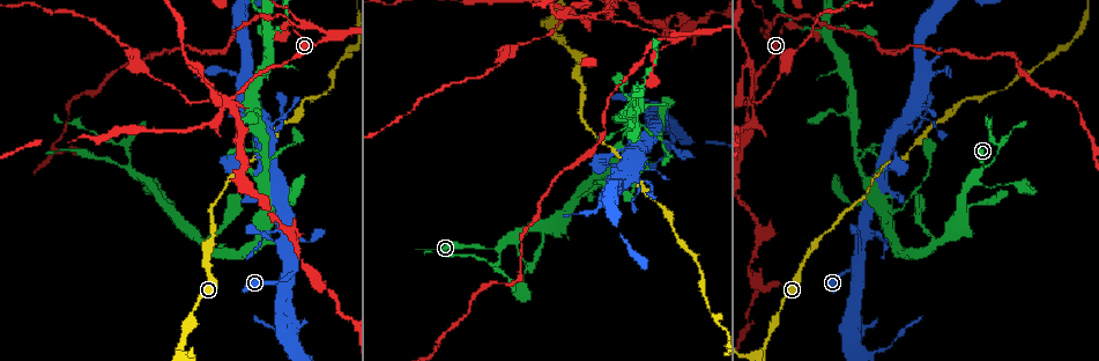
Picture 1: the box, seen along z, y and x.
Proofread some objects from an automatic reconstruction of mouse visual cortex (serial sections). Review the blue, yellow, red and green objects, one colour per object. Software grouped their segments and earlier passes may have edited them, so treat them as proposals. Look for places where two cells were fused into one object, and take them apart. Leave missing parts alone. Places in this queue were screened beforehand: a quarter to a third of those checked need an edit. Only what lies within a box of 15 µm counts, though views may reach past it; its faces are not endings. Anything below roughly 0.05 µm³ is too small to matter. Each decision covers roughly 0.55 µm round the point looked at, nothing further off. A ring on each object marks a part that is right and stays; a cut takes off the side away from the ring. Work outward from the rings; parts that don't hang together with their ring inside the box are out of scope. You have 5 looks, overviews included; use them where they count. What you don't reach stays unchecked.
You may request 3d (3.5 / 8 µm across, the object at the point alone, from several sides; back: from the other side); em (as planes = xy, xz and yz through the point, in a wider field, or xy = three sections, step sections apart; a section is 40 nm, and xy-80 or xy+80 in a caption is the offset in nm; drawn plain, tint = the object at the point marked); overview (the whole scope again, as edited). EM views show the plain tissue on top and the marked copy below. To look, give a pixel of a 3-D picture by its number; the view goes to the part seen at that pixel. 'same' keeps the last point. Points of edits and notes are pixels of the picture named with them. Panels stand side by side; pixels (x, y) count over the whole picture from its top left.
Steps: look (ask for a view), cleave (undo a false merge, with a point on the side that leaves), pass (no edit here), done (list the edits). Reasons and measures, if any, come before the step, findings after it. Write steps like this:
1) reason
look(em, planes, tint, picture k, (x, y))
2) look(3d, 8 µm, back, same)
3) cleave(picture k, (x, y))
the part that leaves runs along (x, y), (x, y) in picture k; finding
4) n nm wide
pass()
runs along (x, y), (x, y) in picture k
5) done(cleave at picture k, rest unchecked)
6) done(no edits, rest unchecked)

a fork
look(3d, 3.5 µm, back, picture 1, (498, 250))

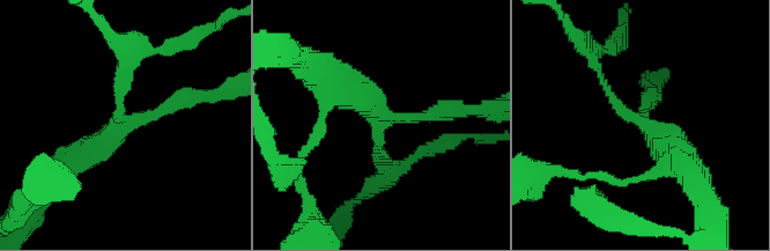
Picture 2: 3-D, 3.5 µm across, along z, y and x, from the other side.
3 arms; arms of 150, 250, 400 nm; now the EM
look(em, xy, step 5, tint, picture 2, (387, 111))

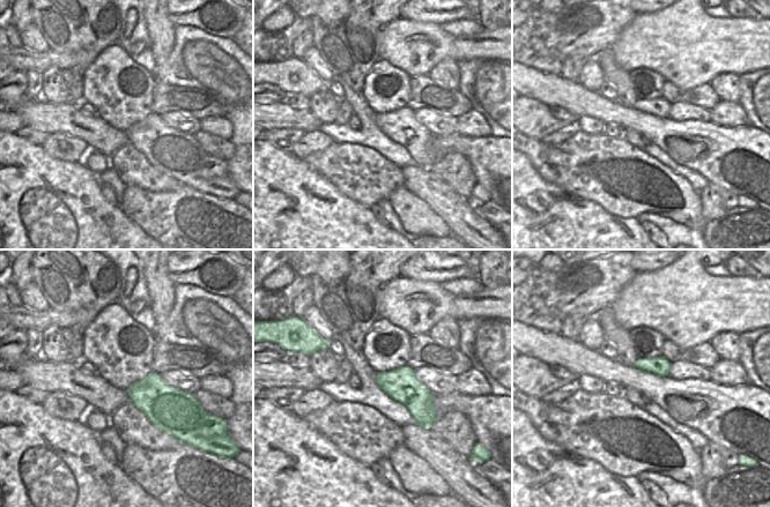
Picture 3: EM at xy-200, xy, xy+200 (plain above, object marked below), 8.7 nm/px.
pass()
runs along (198, 94), (138, 119), (69, 161) in picture 2; one cell here

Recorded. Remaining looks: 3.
sudden change in width
look(3d, 3.5 µm, picture 1, (962, 212))

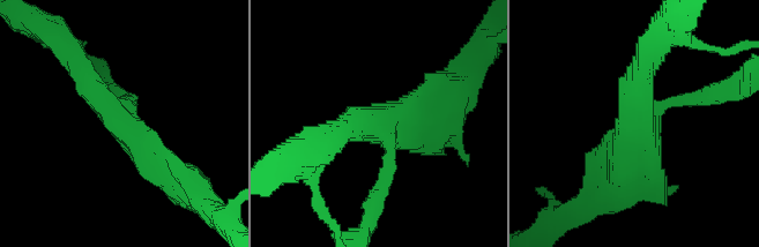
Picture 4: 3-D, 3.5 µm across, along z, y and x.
4 arms; arms of 150, 300, 350, 400 nm
look(em, xy, step 2, tint, picture 4, (632, 117))

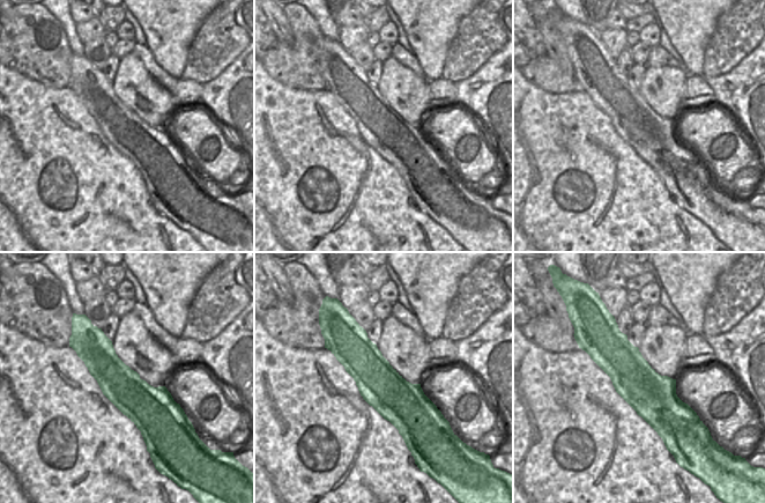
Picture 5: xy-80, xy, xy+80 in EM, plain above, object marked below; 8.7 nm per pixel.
pass()
runs along (348, 333), (355, 352), (420, 430) in picture 5; one cell here

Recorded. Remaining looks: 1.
done(no edits, rest unchecked)

